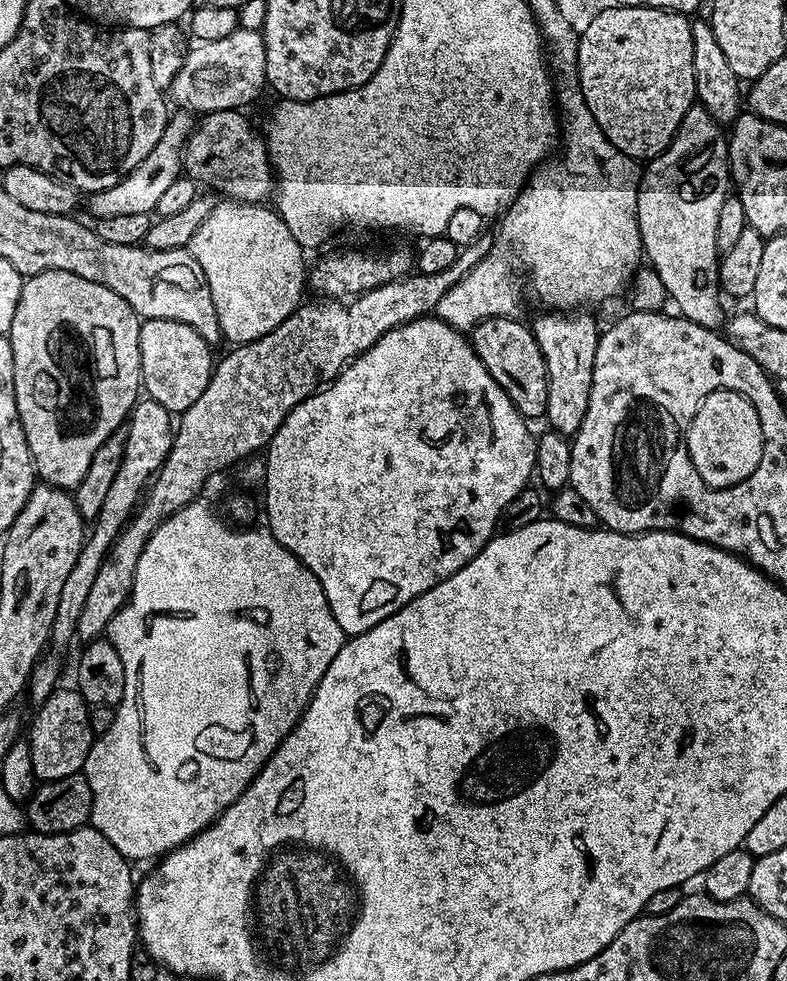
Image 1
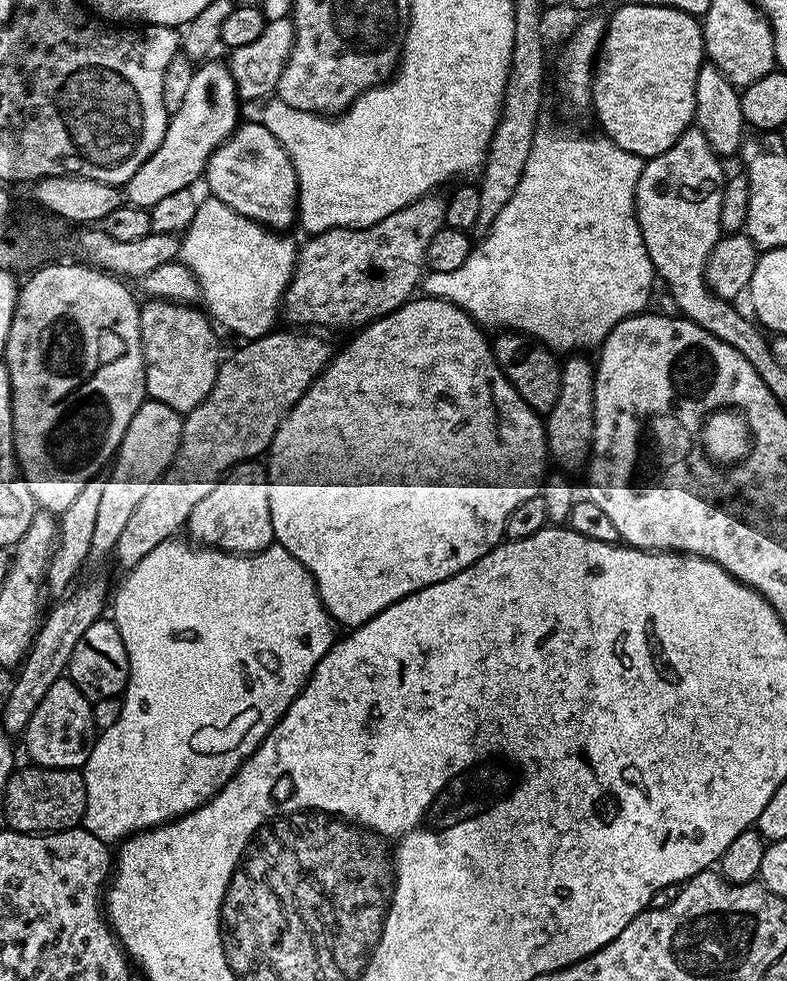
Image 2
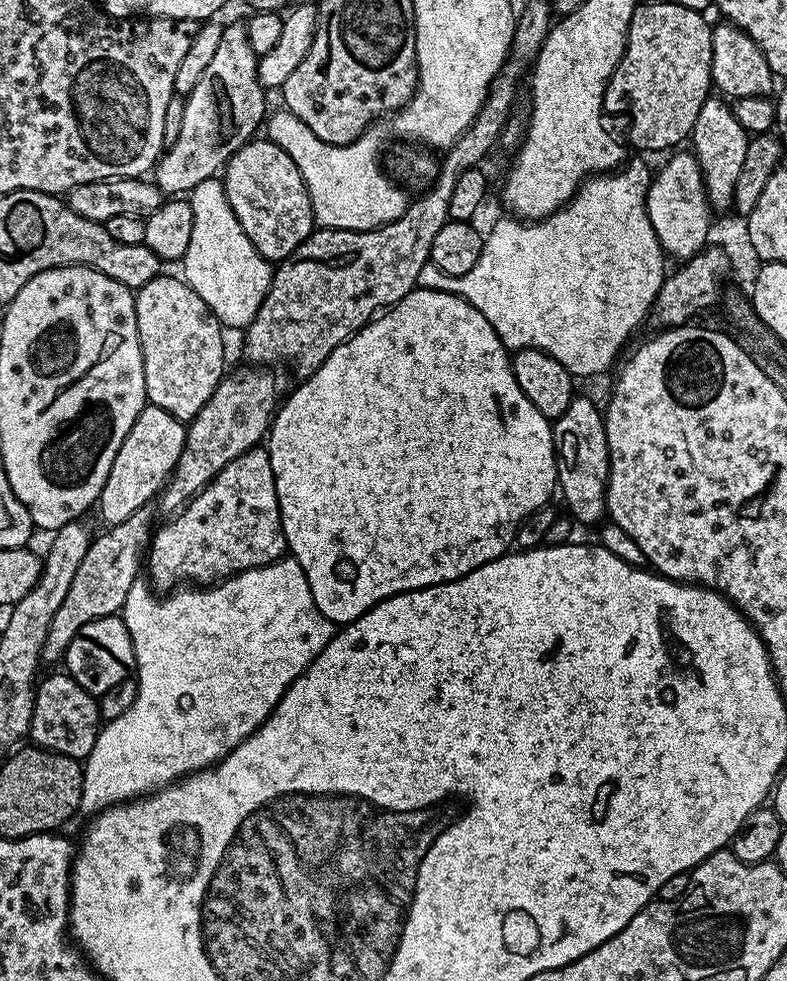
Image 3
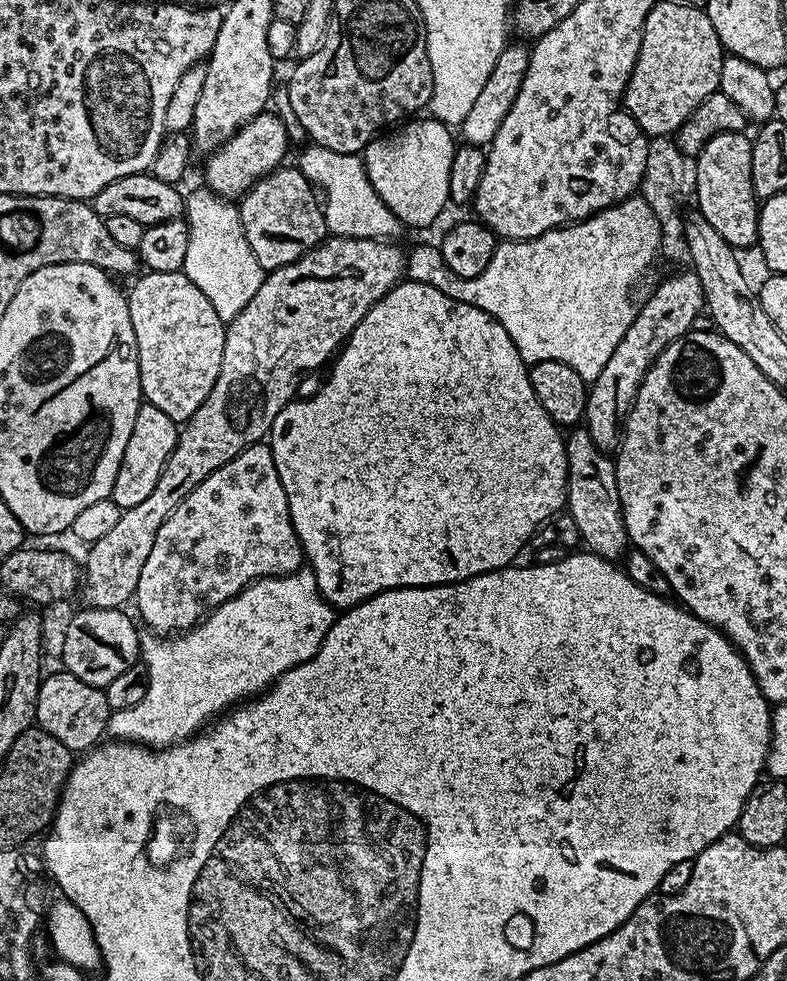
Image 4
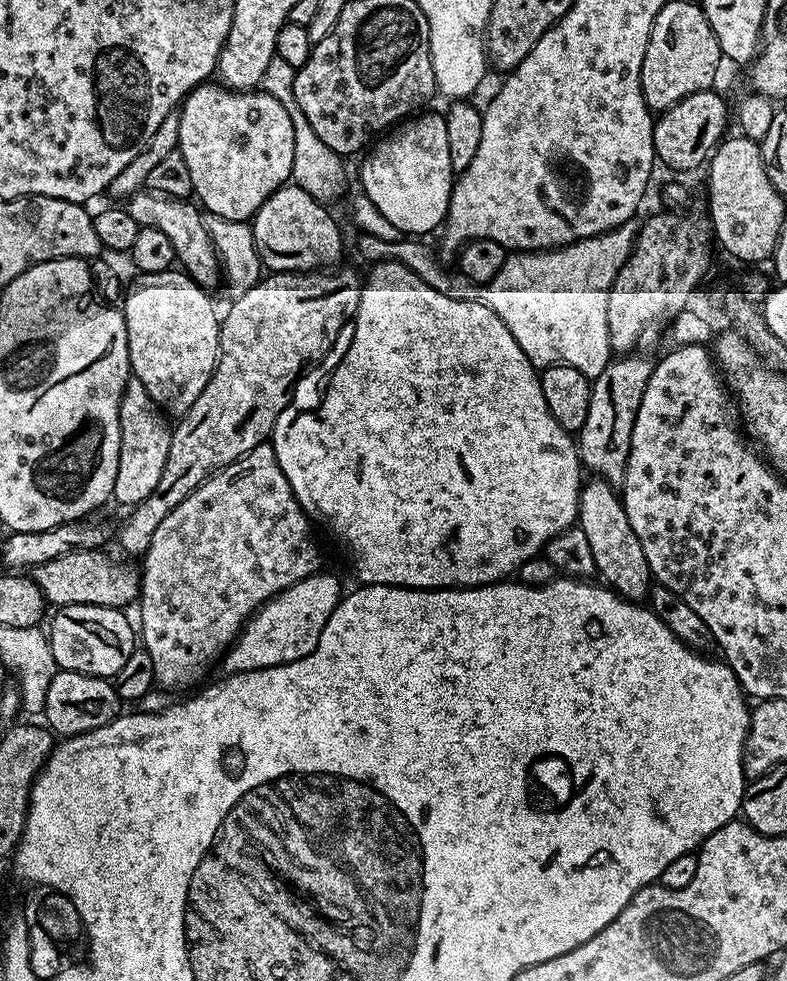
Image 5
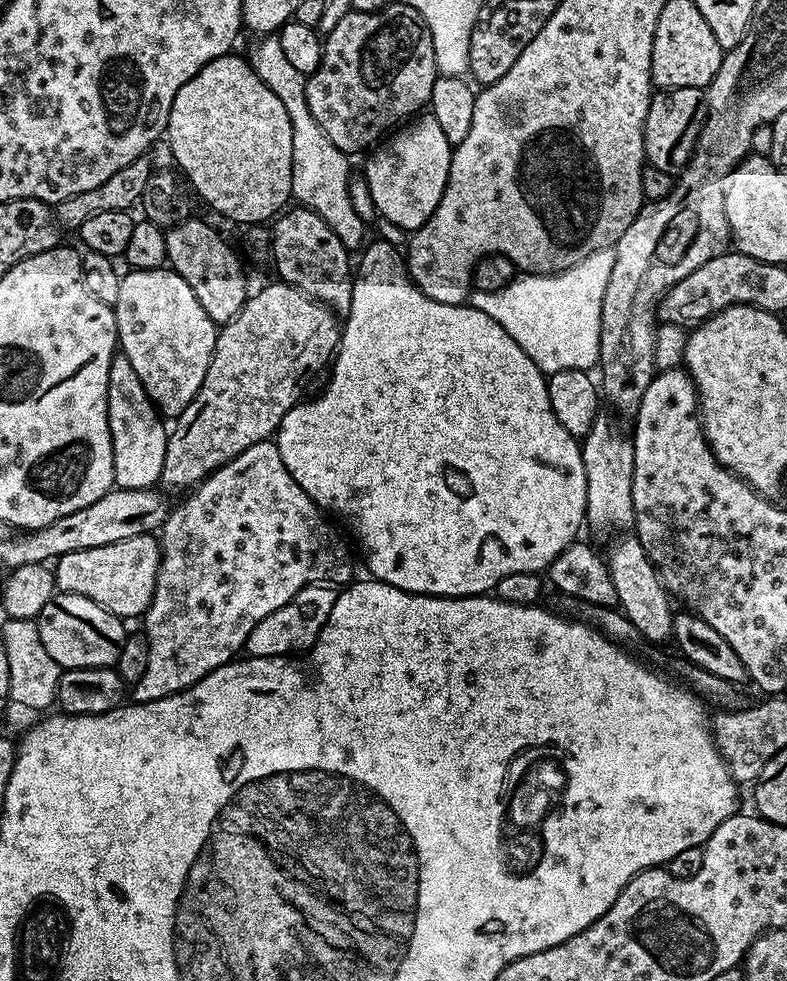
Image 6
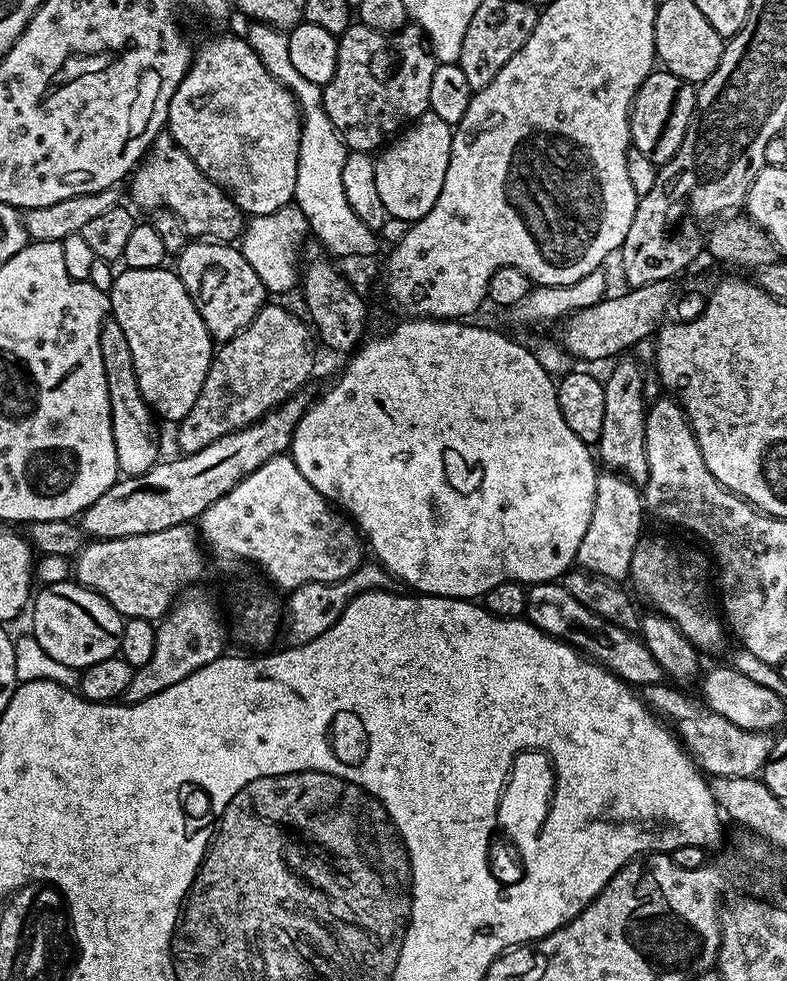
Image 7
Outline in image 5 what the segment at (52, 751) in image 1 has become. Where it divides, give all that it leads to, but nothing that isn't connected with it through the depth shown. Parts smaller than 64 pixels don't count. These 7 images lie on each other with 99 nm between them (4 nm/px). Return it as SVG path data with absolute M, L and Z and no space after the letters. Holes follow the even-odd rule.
M59 670L54 674L53 681L46 690L42 716L47 727L57 737L67 738L93 732L98 730L98 726L106 726L113 718L121 715L122 708L120 707L122 707L122 701L111 679Z

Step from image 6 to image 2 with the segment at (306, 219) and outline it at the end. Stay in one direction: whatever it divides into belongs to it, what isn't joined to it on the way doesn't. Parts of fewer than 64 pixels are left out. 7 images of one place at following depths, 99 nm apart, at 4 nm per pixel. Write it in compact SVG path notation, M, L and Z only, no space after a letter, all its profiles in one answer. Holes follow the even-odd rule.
M259 122L241 123L228 139L210 154L204 167L203 183L208 183L211 199L226 202L230 210L250 218L269 230L285 230L298 220L298 182L286 150Z

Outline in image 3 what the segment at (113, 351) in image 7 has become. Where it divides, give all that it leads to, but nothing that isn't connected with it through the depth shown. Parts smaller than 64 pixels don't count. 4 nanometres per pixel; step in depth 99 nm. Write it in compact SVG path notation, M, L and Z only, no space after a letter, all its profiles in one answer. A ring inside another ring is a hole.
M145 403L138 418L134 418L134 426L130 426L130 434L122 438L122 446L118 446L114 466L110 466L110 474L106 478L106 486L102 486L98 509L105 525L126 522L134 510L145 507L148 499L152 495L153 499L167 485L184 449L185 435L185 421L174 418L174 414L166 414L166 410L158 406Z

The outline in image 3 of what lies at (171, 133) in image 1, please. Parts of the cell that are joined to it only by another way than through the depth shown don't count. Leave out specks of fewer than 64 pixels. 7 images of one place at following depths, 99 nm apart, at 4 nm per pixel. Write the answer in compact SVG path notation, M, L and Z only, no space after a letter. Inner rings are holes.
M243 23L232 24L224 28L222 34L222 40L218 45L218 50L214 53L213 61L207 66L206 70L202 71L202 78L198 78L198 86L194 86L194 90L185 99L185 113L182 121L182 132L180 133L178 140L166 148L166 151L161 155L160 159L156 161L154 165L154 182L159 186L161 192L165 194L188 194L194 186L198 186L198 182L206 182L213 179L223 169L224 165L228 163L228 159L232 157L235 152L240 149L244 144L247 144L249 140L253 139L257 135L256 127L259 126L263 120L266 120L266 112L264 116L264 95L266 95L265 89L261 87L259 82L259 75L256 72L257 59L254 54L254 50L250 48L250 42L248 41L248 30Z

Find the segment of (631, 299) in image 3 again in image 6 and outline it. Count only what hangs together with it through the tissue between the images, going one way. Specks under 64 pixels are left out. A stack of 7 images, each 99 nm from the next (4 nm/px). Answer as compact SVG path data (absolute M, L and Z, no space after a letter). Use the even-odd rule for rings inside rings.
M615 247L599 248L594 254L586 254L582 262L570 266L561 272L543 274L520 274L502 290L493 292L473 291L470 296L471 307L482 310L486 318L494 318L522 350L538 366L540 371L551 374L558 370L582 368L592 370L597 367L600 358L600 323L602 322L602 294L606 294L606 282L610 282L610 270L614 270L616 261Z

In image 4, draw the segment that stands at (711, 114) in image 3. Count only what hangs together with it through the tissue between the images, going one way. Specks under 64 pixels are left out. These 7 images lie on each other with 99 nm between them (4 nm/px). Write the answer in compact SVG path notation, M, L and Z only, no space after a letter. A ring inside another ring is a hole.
M719 132L710 142L704 144L704 149L695 157L697 164L697 186L694 191L694 204L700 208L706 220L718 230L718 234L733 249L751 248L758 240L758 224L760 209L754 194L752 175L750 174L750 158L752 157L752 140L744 132Z

